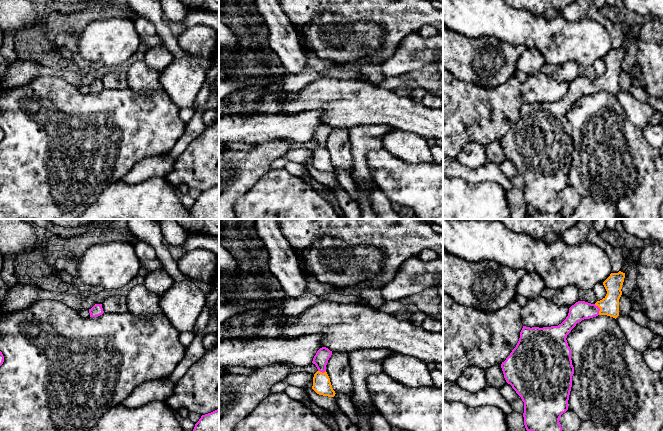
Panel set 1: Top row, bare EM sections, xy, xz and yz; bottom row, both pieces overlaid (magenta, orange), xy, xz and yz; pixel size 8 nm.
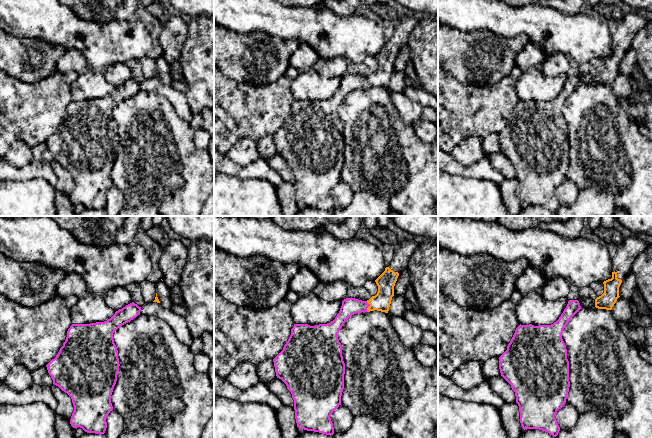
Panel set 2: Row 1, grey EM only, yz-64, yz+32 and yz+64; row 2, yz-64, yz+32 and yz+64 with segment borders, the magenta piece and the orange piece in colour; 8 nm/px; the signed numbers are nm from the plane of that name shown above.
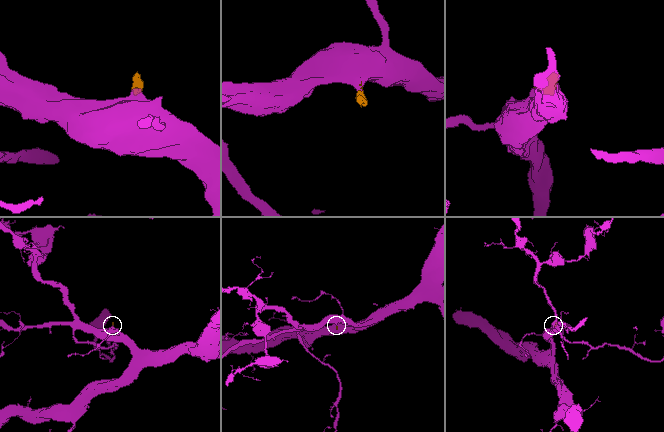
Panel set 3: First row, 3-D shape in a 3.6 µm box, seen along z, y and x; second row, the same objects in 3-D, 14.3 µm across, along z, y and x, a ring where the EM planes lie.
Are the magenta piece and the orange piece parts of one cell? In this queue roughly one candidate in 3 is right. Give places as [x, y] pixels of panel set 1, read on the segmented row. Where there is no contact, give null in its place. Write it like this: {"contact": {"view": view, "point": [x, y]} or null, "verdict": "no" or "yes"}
{"contact": {"view": "yz", "point": [599, 309]}, "verdict": "yes"}

